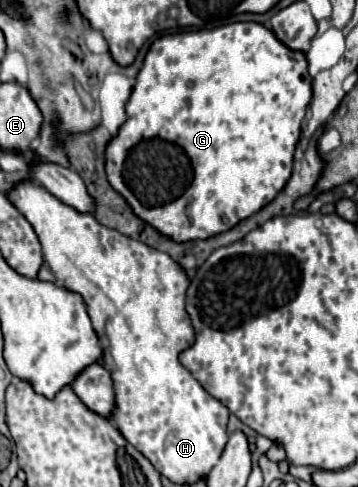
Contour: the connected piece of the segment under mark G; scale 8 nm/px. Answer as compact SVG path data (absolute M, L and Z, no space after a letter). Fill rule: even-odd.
M235 22L227 26L219 26L213 30L195 30L195 32L177 32L165 34L157 38L145 56L143 68L137 74L131 98L125 106L127 120L119 128L119 132L107 142L105 148L105 172L107 180L117 194L129 204L133 214L143 222L151 224L163 236L175 242L189 240L207 240L217 234L223 234L237 226L241 220L253 216L261 208L265 208L287 184L293 166L293 152L301 136L301 124L307 112L307 104L311 100L311 76L307 72L307 60L303 52L289 50L285 44L277 40L277 36L257 22Z

